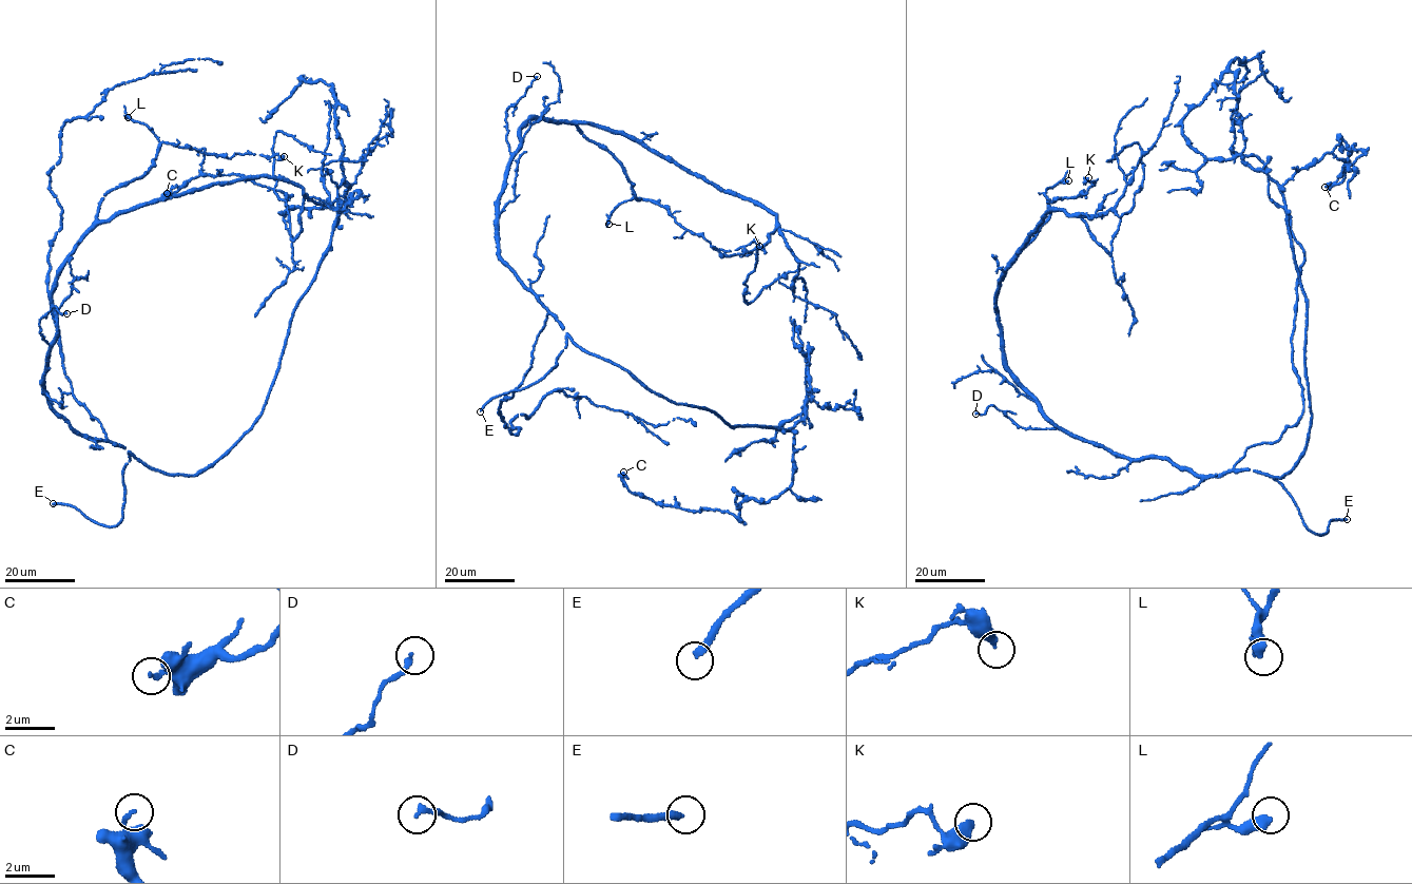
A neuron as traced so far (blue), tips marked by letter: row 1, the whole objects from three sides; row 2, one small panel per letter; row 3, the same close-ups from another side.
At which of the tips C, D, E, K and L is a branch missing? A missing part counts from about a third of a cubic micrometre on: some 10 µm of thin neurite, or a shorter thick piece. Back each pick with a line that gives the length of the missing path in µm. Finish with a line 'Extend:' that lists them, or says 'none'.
E: missing 20 µm
Extend: E

